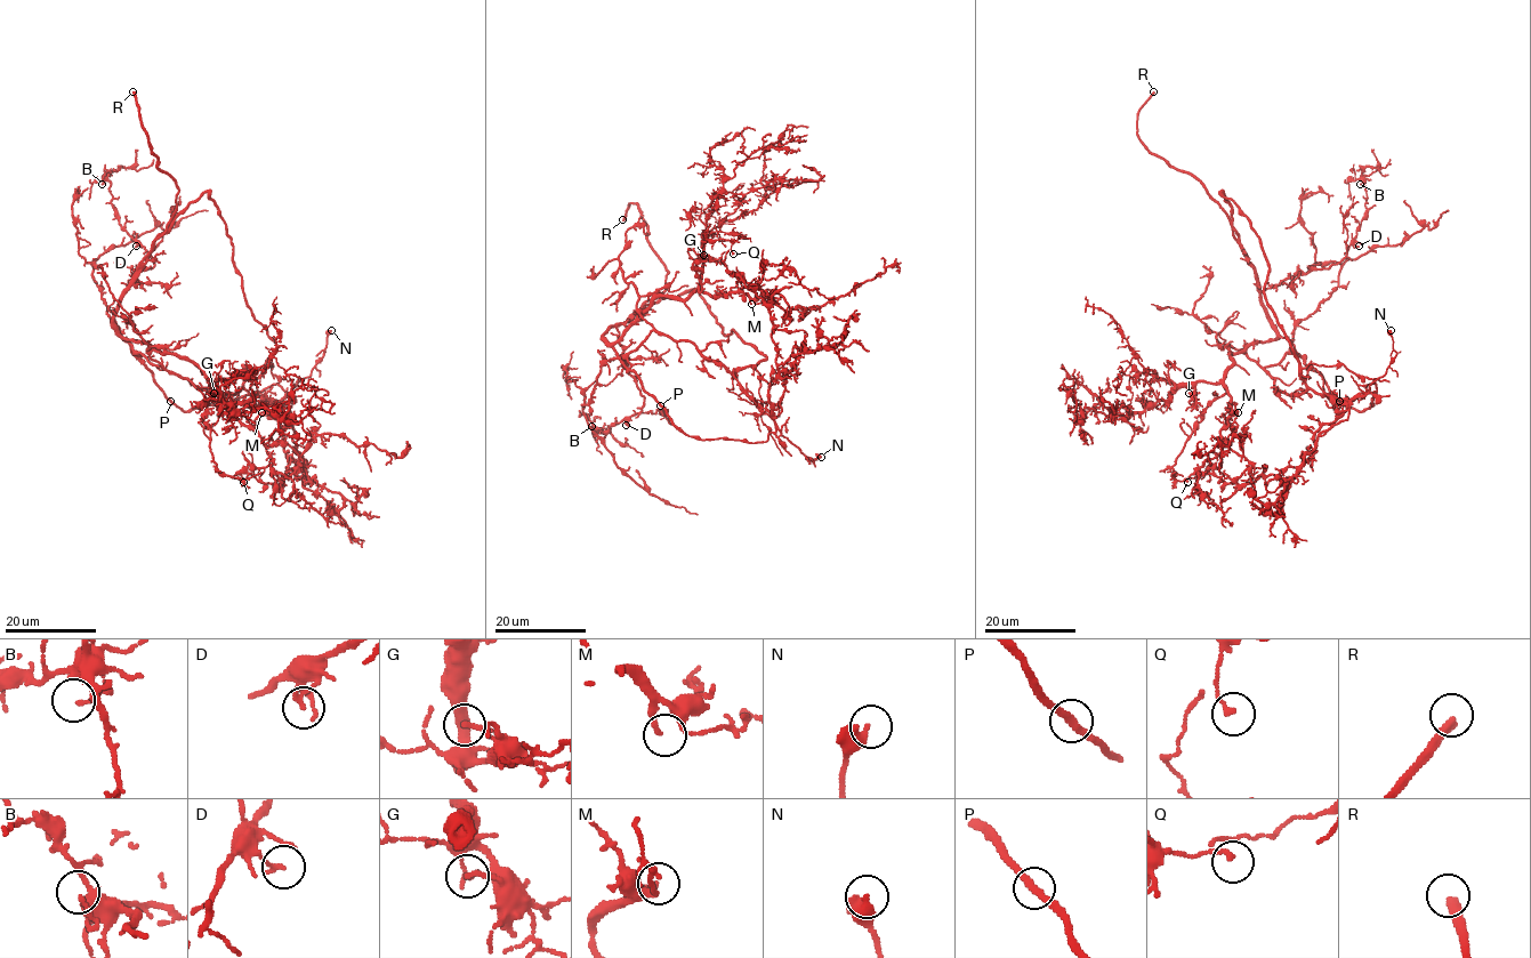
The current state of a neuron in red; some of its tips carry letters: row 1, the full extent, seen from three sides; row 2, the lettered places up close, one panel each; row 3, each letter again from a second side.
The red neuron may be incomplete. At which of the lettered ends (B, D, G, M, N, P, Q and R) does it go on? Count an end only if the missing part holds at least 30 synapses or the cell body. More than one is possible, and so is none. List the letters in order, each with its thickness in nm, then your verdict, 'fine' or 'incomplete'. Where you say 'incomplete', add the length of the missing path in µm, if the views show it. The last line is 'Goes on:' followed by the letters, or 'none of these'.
B: calibre 120 nm; fine
D: calibre 160 nm; fine
G: calibre 160 nm; fine
M: calibre 190 nm; incomplete; missing 20 µm
N: calibre 440 nm; fine
P: calibre 240 nm; fine
Q: calibre 160 nm; fine
R: calibre 340 nm; incomplete; missing 80 µm
Goes on: M, R

